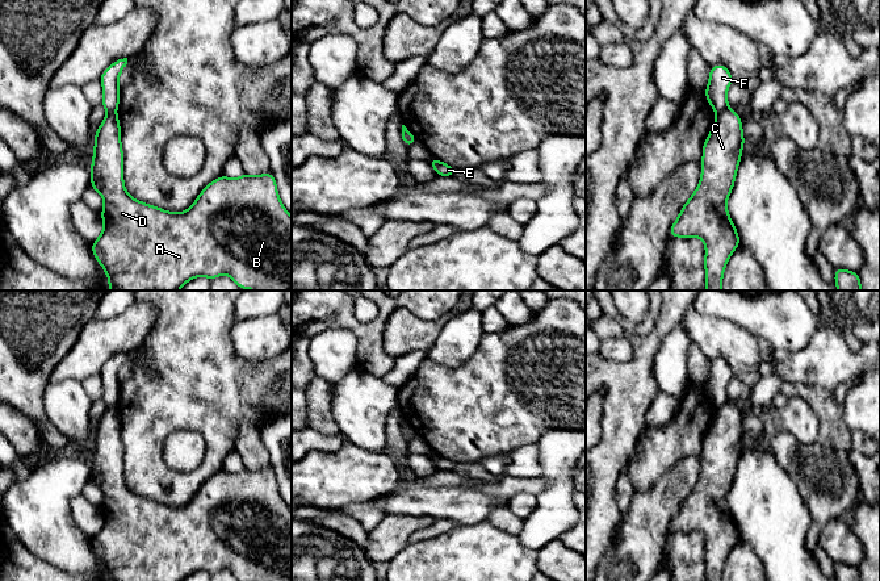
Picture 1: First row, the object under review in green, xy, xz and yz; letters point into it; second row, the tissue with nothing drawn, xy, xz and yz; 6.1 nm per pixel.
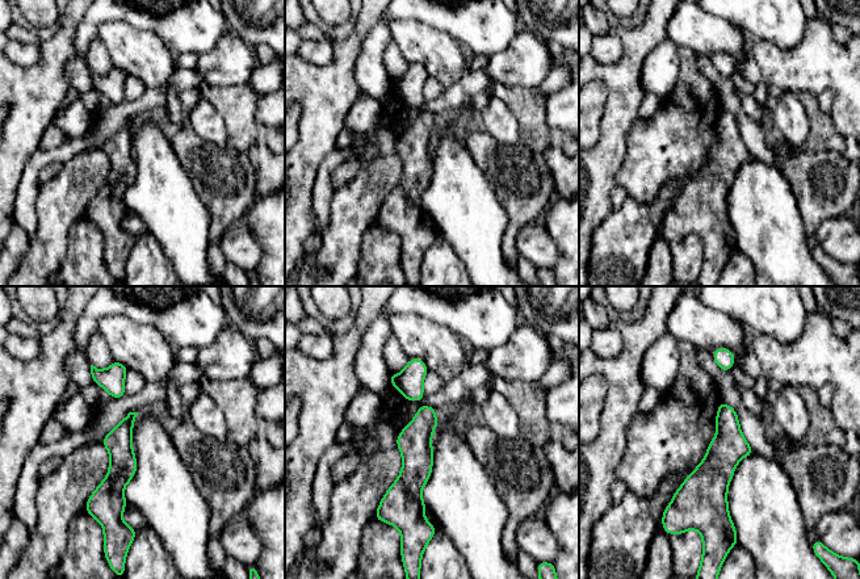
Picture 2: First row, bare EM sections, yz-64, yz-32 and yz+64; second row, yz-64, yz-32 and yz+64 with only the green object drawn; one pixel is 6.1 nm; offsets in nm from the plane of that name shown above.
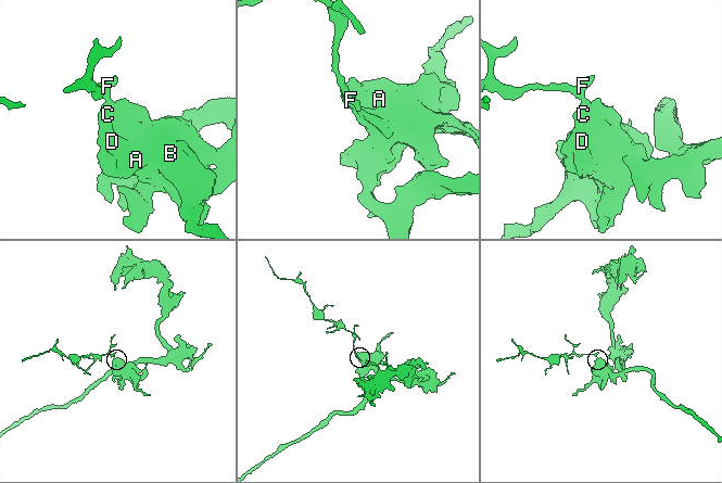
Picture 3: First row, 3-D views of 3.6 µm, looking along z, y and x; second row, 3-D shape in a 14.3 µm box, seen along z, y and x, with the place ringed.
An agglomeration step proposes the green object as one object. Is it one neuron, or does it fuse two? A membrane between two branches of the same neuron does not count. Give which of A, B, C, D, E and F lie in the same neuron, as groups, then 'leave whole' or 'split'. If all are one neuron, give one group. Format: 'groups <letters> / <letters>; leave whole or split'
groups A B C D E / F; split

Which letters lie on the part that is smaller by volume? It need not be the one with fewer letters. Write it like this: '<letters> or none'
F

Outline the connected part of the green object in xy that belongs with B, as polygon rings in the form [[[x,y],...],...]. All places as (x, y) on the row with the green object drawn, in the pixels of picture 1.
[[[116,110],[108,112],[99,130],[95,133],[93,160],[89,170],[92,175],[91,188],[97,191],[105,201],[104,209],[100,212],[104,221],[104,230],[91,244],[95,259],[104,267],[105,275],[109,277],[109,290],[179,290],[184,284],[194,277],[205,276],[209,280],[213,280],[223,273],[227,273],[239,289],[292,290],[292,217],[278,197],[276,180],[271,171],[260,176],[243,174],[236,179],[230,179],[222,175],[208,184],[193,205],[181,213],[171,213],[150,204],[141,202],[129,196],[123,185],[123,151],[121,147],[121,128]]]

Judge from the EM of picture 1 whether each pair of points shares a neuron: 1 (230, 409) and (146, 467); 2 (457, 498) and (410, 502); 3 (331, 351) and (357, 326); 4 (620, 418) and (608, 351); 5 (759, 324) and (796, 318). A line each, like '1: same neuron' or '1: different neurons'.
1: same neuron
2: same neuron
3: different neurons
4: different neurons
5: same neuron

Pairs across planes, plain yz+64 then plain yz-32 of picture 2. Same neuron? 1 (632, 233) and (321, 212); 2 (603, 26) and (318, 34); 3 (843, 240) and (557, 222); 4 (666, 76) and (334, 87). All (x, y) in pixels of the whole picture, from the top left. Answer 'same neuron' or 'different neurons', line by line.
1: different neurons
2: same neuron
3: different neurons
4: different neurons

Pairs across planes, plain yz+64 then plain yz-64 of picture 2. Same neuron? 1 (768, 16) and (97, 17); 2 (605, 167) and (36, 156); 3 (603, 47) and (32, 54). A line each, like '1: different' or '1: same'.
1: same
2: different
3: same

